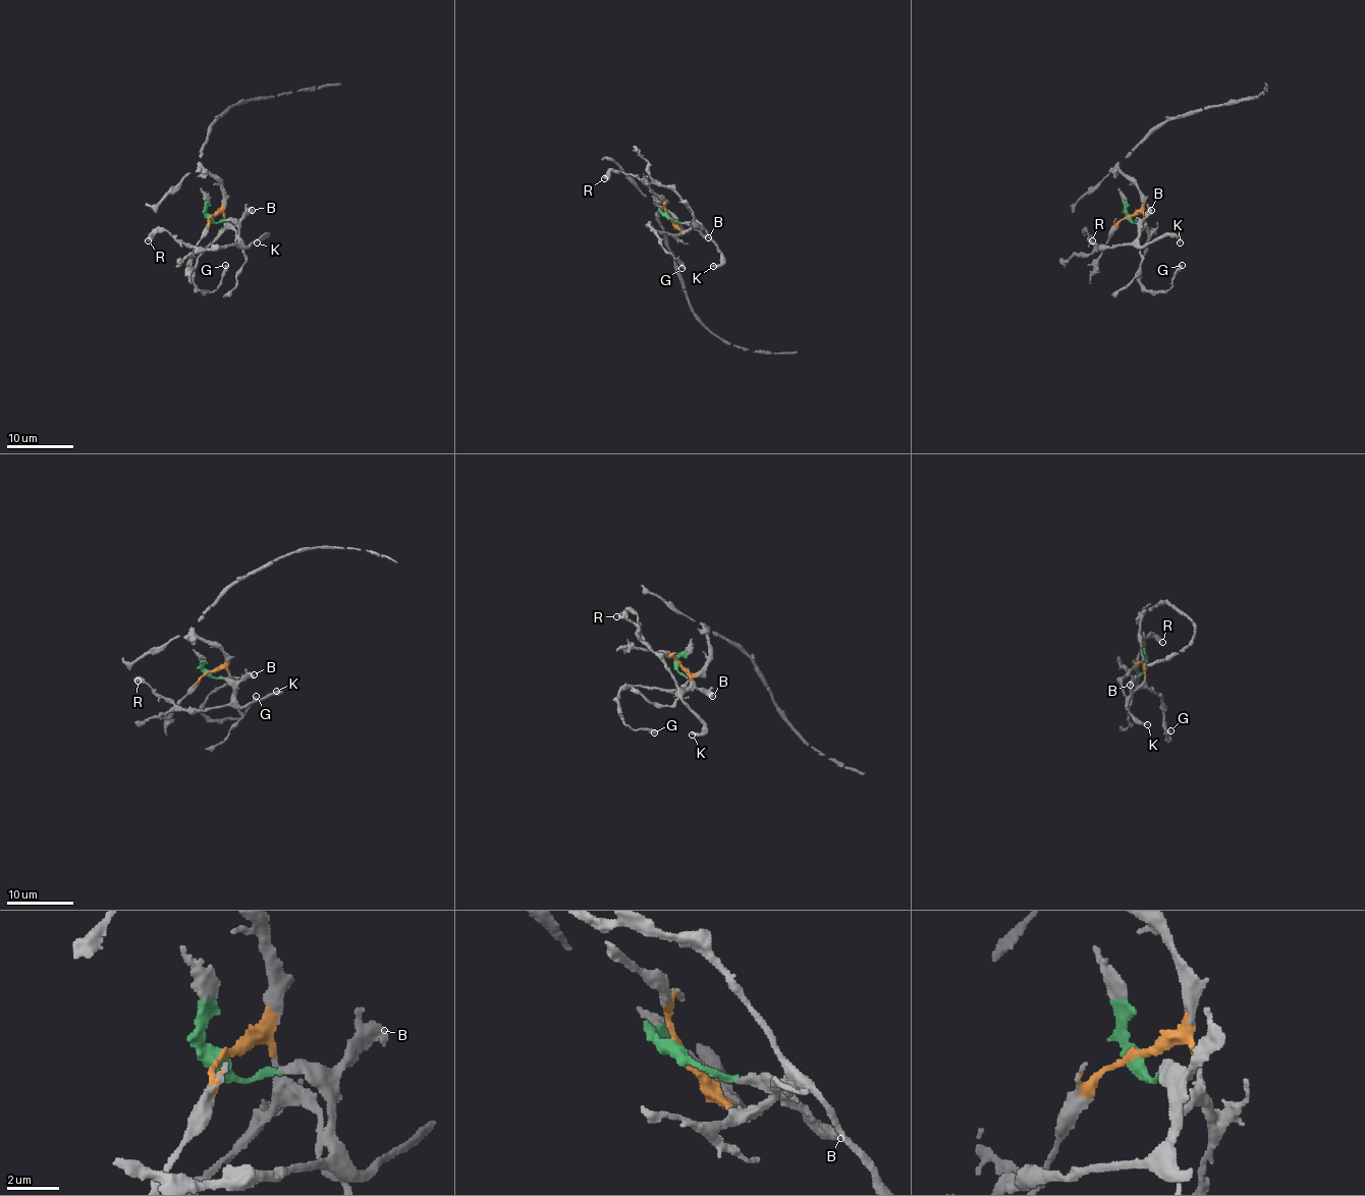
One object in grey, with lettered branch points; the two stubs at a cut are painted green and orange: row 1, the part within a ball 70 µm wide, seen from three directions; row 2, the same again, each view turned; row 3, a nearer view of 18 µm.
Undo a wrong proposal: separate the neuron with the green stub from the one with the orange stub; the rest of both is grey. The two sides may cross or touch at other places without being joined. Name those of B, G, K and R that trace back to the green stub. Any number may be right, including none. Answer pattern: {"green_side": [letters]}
{"green_side": ["B", "K", "R"]}

